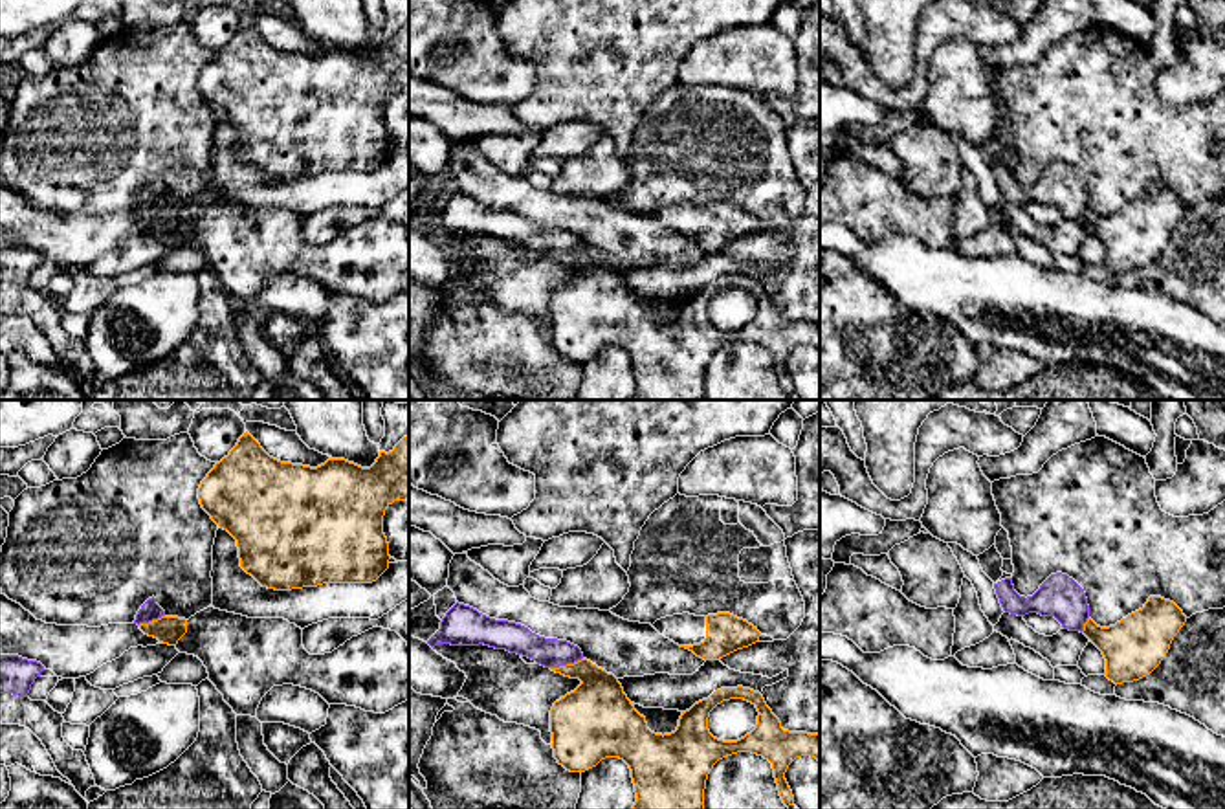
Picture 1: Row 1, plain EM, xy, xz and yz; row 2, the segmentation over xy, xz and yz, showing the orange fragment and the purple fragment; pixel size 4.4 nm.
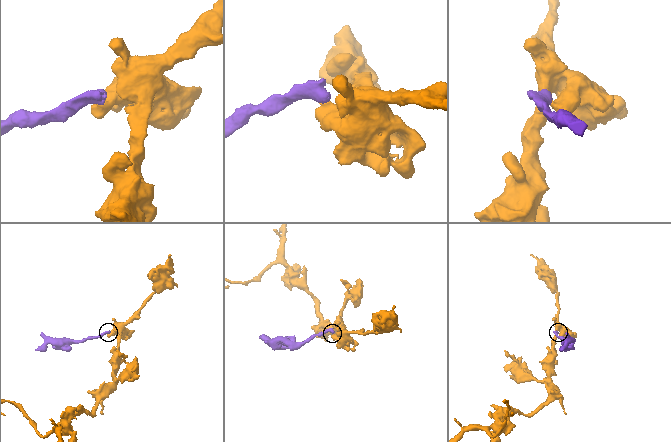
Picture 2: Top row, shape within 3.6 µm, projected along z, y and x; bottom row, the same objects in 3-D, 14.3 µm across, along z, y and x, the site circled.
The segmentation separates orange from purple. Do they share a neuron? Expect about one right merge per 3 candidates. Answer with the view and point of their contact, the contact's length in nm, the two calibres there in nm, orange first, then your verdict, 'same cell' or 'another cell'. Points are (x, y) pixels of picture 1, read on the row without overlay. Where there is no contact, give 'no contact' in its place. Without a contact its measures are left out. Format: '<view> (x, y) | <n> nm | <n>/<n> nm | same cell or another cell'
xz (567, 254) | 150 nm | 280/130 nm | another cell

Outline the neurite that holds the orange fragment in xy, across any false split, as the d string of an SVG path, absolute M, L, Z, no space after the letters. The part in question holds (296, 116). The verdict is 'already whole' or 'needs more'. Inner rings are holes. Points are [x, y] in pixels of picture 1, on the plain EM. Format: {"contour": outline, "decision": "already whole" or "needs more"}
{"contour": "M246 20L237 35L207 62L198 77L202 97L238 136L240 156L262 176L292 180L323 172L372 172L389 158L383 105L394 90L409 88L409 24L392 40L380 40L370 57L345 48L328 48L317 57L270 46Z", "decision": "already whole"}

